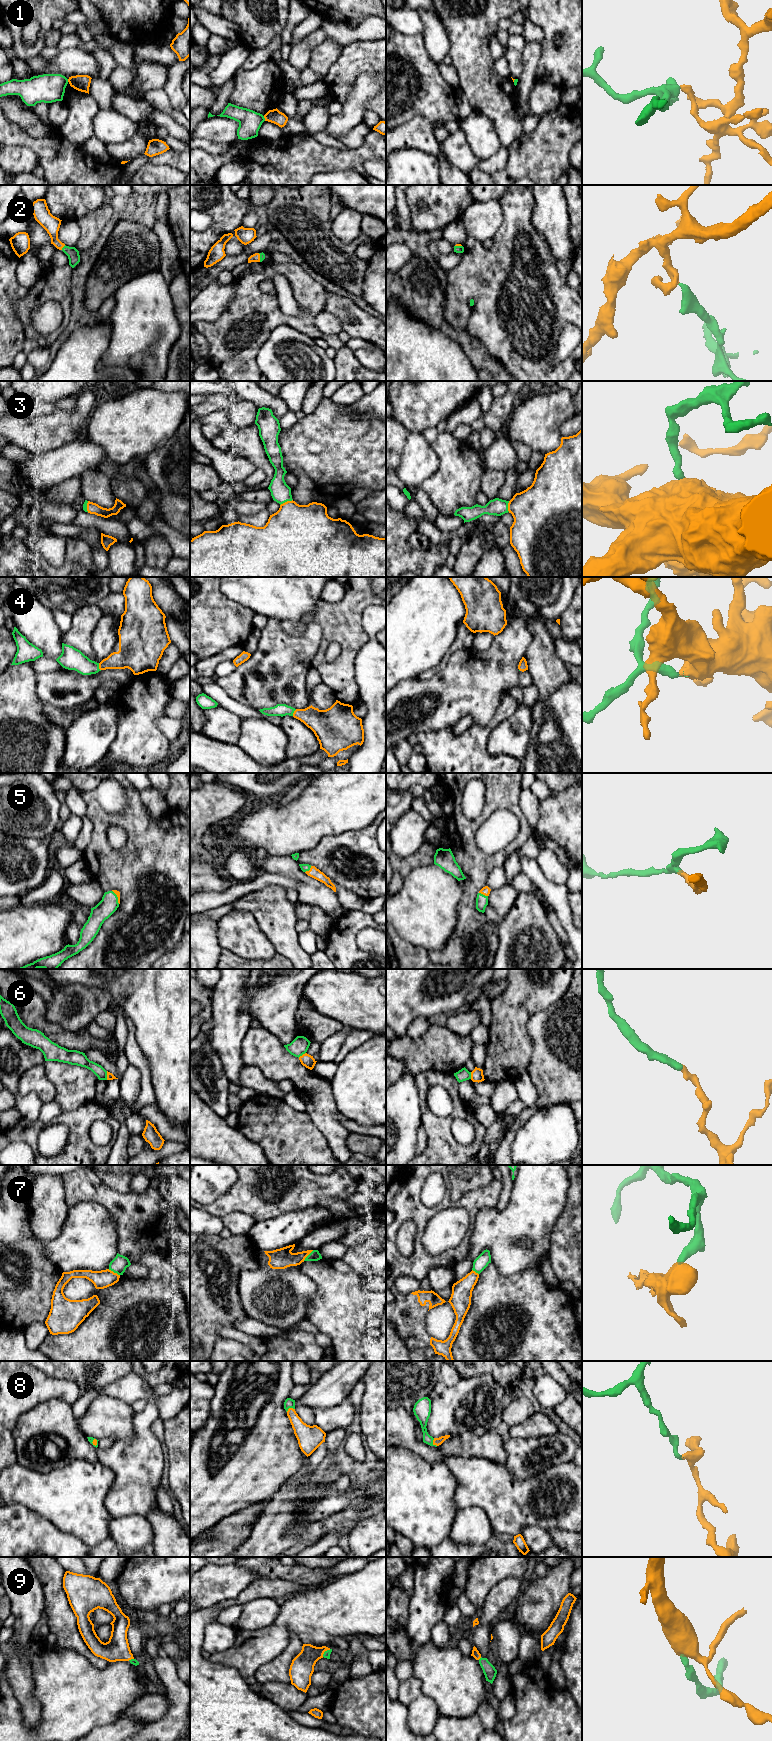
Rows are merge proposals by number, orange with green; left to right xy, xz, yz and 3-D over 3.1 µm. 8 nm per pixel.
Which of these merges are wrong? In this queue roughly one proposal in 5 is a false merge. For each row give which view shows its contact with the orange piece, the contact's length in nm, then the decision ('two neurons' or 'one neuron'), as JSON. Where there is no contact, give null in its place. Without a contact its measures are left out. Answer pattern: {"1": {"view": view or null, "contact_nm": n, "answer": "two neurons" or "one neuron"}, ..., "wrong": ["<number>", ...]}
{"1": {"view": "xz", "contact_nm": 40, "answer": "two neurons"}, "2": {"view": "xy", "contact_nm": 50, "answer": "one neuron"}, "3": {"view": "xz", "contact_nm": 120, "answer": "one neuron"}, "4": {"view": "xy", "contact_nm": 70, "answer": "one neuron"}, "5": {"view": "yz", "contact_nm": 80, "answer": "one neuron"}, "6": {"view": "xz", "contact_nm": 80, "answer": "two neurons"}, "7": {"view": "xy", "contact_nm": 110, "answer": "two neurons"}, "8": {"view": "yz", "contact_nm": 80, "answer": "one neuron"}, "9": {"view": "yz", "contact_nm": 40, "answer": "one neuron"}, "wrong": ["1", "6", "7"]}

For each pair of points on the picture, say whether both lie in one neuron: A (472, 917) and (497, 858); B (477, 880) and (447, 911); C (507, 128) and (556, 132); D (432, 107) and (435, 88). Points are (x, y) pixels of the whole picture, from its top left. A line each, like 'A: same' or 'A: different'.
A: same
B: different
C: different
D: same

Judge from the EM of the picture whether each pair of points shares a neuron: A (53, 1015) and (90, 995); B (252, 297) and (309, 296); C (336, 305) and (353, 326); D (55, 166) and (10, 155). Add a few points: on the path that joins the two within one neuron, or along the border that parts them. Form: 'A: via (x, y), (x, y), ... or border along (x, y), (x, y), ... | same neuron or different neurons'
A: via (61, 1005), (75, 991), (80, 994) | same neuron
B: via (271, 316), (283, 320), (303, 320), (308, 315) | same neuron
C: via (341, 309), (353, 321) | same neuron
D: border along (21, 146), (28, 147), (37, 156), (39, 163) | different neurons

